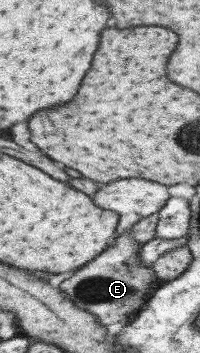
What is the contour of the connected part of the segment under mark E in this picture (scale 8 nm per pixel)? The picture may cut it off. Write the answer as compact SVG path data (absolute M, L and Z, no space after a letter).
M130 230L123 231L94 261L80 267L74 275L63 280L59 288L76 307L94 313L102 326L123 322L148 300L150 285L157 278L151 266L143 266L139 262L137 253L140 247L141 243L131 236Z

